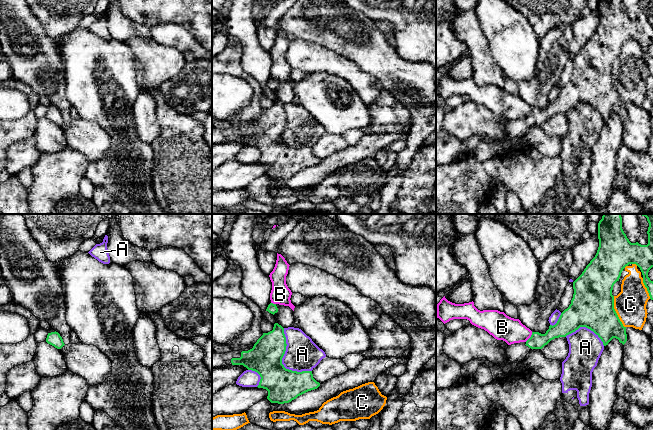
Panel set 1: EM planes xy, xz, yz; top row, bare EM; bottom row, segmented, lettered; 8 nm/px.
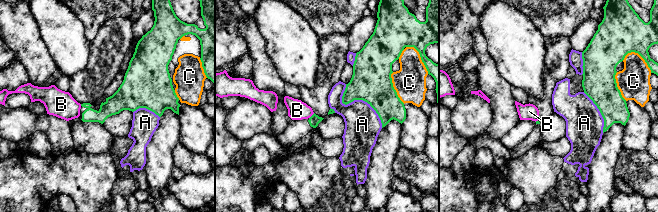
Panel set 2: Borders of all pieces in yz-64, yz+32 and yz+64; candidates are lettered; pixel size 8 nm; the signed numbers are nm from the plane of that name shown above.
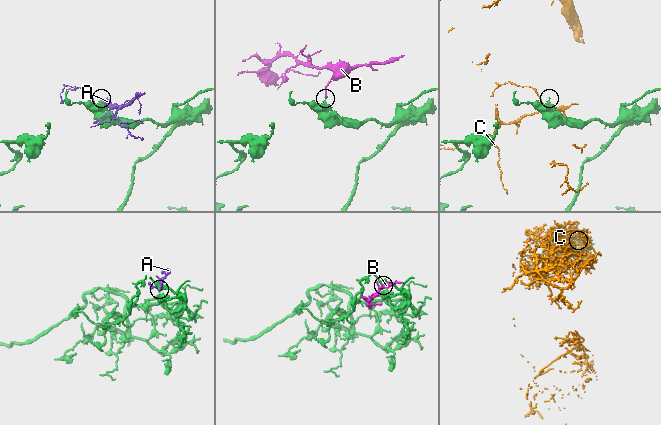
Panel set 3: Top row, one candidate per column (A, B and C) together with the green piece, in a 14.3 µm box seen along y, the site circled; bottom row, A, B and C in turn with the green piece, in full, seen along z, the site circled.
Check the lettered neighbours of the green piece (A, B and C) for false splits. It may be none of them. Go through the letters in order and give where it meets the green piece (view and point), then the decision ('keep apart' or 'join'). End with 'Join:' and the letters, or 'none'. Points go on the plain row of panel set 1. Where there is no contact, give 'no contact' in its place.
A: contact xz (281, 137); keep apart
B: contact yz (530, 113); keep apart
C: contact yz (615, 88); keep apart
Join: none

